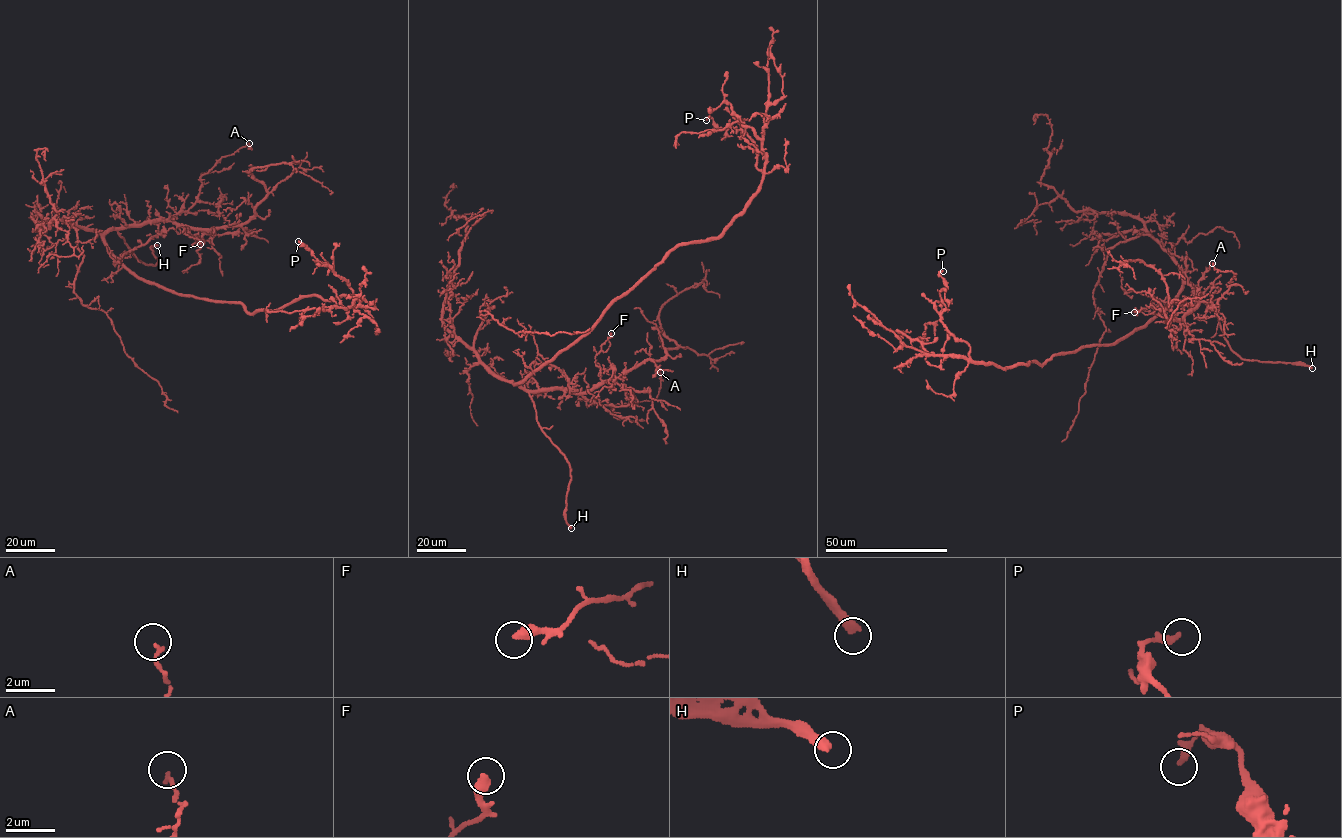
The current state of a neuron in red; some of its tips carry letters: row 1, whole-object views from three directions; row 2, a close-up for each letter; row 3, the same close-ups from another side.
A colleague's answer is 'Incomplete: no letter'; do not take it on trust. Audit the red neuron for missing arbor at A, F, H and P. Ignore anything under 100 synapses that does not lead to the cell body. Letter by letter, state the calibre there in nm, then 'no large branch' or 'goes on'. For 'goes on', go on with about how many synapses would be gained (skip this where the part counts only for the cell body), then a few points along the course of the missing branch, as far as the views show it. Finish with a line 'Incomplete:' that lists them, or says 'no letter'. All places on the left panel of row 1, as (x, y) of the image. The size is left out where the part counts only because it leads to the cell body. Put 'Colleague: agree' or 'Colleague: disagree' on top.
Colleague: disagree
A: 140 nm thick; no large branch
F: 400 nm thick; no large branch
H: 380 nm thick; goes on; missing branch runs (157, 245), (169, 238), (187, 236)
P: 280 nm thick; no large branch
Incomplete: H

